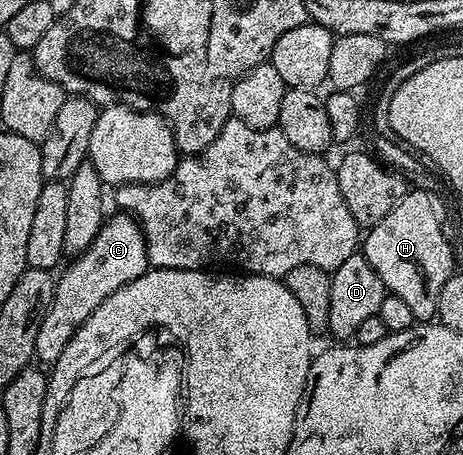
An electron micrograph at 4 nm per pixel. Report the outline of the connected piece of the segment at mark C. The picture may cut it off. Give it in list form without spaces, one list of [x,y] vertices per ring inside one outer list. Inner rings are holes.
[[[123,211],[115,215],[117,217],[109,216],[105,220],[98,235],[94,235],[94,243],[90,243],[86,251],[75,254],[69,260],[72,262],[59,270],[50,311],[46,311],[42,327],[38,327],[35,360],[41,366],[51,367],[58,355],[62,355],[66,343],[74,339],[74,331],[78,331],[78,327],[82,327],[82,323],[86,323],[86,319],[90,319],[94,311],[102,307],[102,303],[106,303],[114,291],[118,291],[118,287],[131,285],[134,279],[138,279],[138,275],[147,273],[150,268],[140,222]]]

